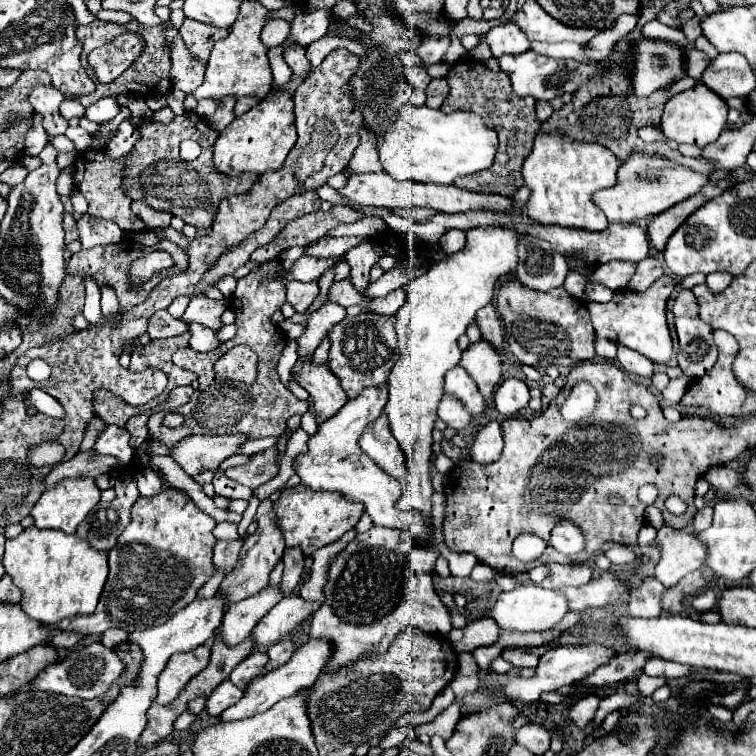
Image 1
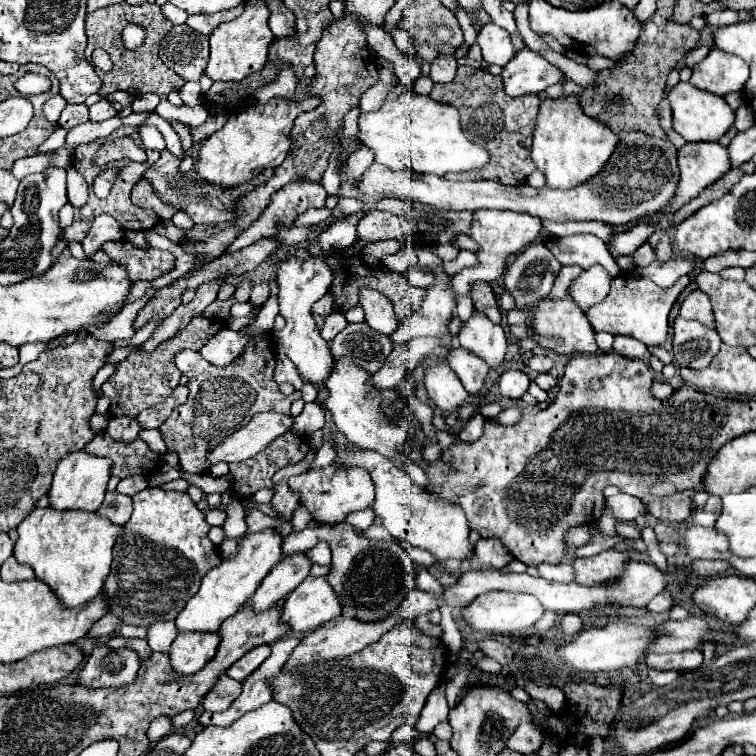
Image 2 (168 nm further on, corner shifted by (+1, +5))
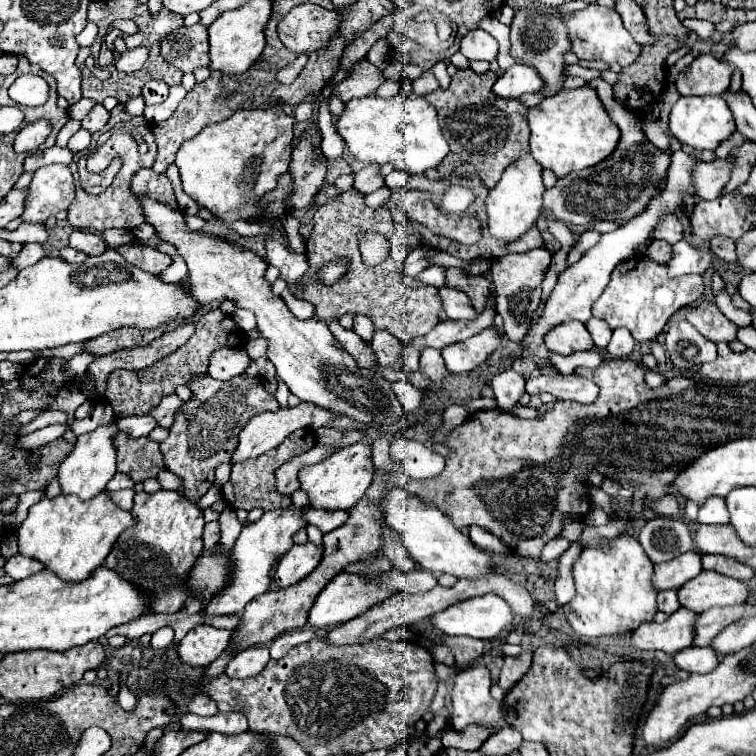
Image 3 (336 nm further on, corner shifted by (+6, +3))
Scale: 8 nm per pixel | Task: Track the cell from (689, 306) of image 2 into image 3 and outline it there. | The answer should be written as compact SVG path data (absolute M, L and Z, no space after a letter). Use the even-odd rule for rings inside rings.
M699 302L697 306L689 308L685 320L691 322L711 342L731 342L737 338L737 326L721 314L715 302Z

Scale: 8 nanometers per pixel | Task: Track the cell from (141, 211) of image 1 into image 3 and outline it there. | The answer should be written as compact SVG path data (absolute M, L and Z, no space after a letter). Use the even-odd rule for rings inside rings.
M143 168L133 176L131 192L135 196L147 196L147 198L159 200L159 202L179 210L179 204L175 200L175 194L173 194L173 188L171 188L171 182L167 180L167 176L157 174L151 168Z

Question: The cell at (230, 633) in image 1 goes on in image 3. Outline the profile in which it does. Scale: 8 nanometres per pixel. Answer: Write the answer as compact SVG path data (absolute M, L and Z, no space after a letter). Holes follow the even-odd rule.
M311 542L301 544L301 546L293 546L279 562L277 570L275 570L275 578L273 578L273 586L275 588L287 588L297 584L301 578L305 578L307 574L311 574L317 564L321 562L323 556L323 548L315 546Z

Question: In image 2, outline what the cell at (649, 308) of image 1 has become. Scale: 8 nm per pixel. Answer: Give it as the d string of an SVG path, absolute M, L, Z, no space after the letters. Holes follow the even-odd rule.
M622 272L612 280L610 294L596 306L592 306L586 316L594 328L594 332L610 332L610 334L622 334L622 336L632 336L646 346L652 344L664 344L668 336L668 314L678 300L680 292L690 284L690 276L682 276L676 280L674 286L670 288L660 288L652 280Z

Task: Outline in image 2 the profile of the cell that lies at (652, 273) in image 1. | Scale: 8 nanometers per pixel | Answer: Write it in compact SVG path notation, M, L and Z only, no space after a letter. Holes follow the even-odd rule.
M658 230L648 242L652 244L652 248L654 248L660 262L666 262L666 260L672 258L672 240L664 230Z

